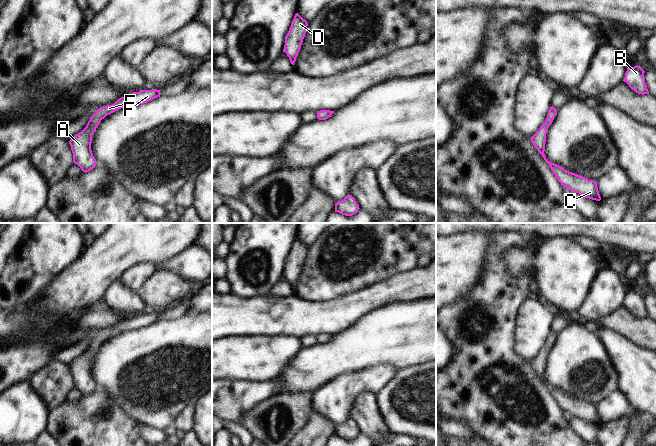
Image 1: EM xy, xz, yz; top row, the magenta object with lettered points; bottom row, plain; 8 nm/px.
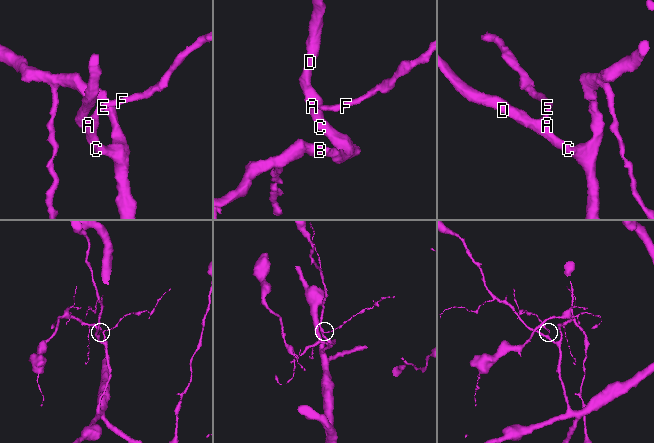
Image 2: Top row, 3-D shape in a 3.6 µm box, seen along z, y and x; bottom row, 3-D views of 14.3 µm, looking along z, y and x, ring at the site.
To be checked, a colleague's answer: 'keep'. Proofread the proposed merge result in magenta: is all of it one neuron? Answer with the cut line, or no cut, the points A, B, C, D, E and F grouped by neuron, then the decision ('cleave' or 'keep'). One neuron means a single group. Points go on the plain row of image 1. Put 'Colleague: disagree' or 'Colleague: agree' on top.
Colleague: agree
no cut | A B C D E F | keep

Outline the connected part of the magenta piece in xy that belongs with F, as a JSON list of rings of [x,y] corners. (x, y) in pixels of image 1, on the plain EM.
[[[157,313],[140,314],[139,316],[126,318],[124,321],[119,322],[113,329],[106,329],[99,332],[91,340],[86,351],[69,365],[73,377],[73,386],[85,397],[95,392],[97,385],[93,380],[91,367],[92,359],[96,355],[101,344],[118,333],[130,332],[160,321],[160,315],[161,314]]]

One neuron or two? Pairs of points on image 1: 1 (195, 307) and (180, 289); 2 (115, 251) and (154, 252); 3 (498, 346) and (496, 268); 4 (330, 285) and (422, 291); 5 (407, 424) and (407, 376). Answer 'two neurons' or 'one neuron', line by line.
1: two neurons
2: one neuron
3: one neuron
4: two neurons
5: one neuron

